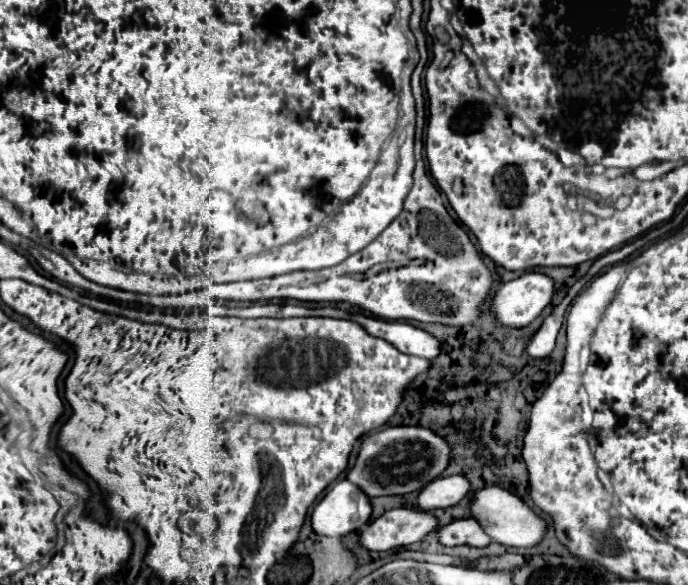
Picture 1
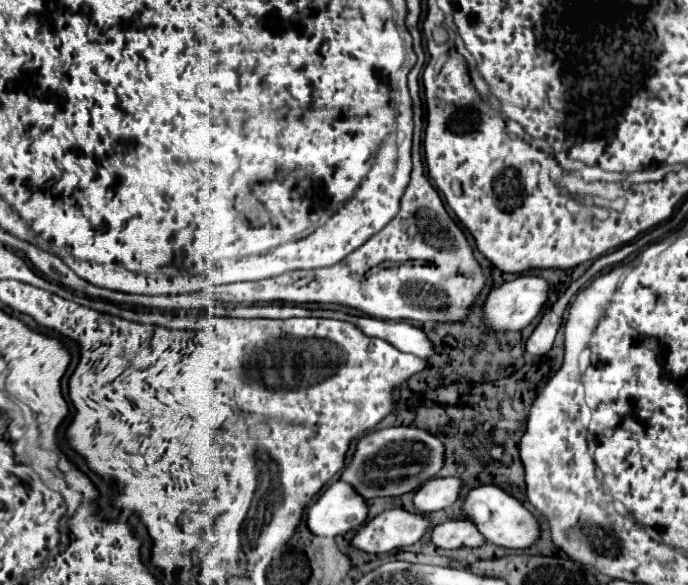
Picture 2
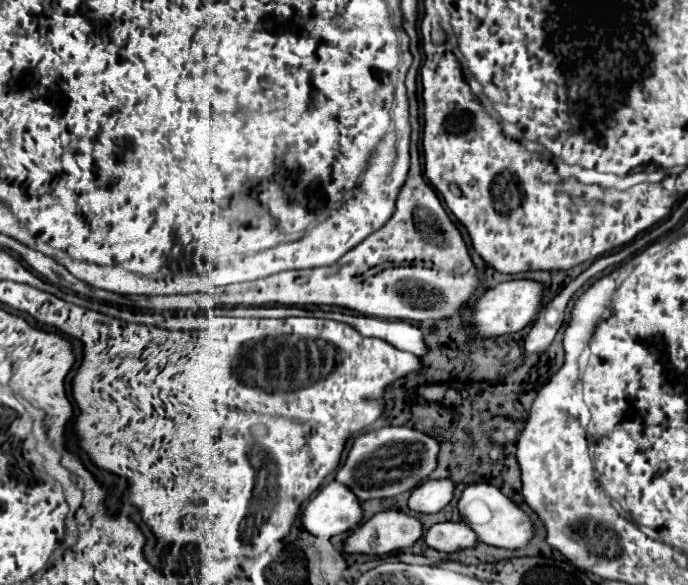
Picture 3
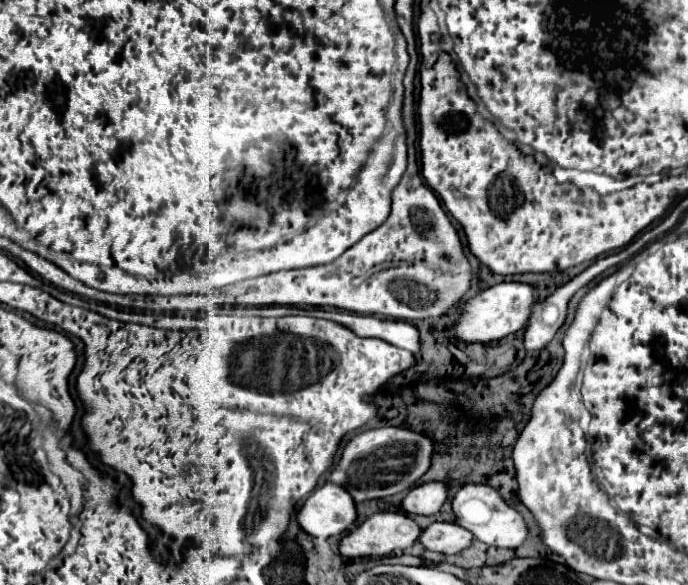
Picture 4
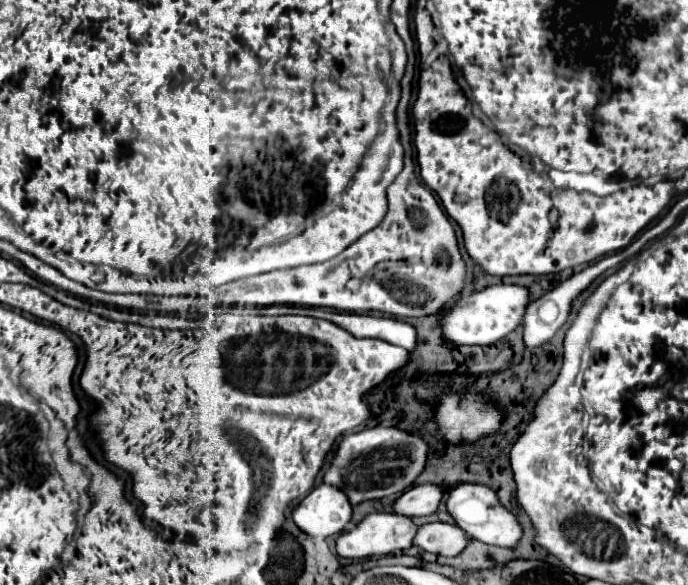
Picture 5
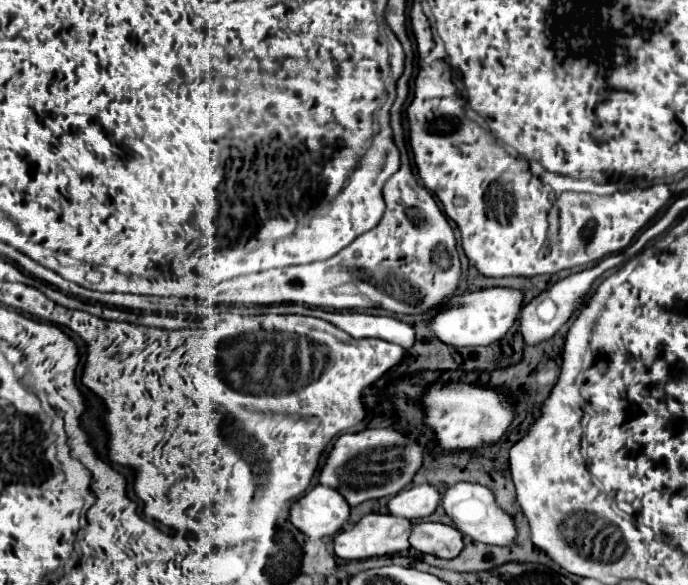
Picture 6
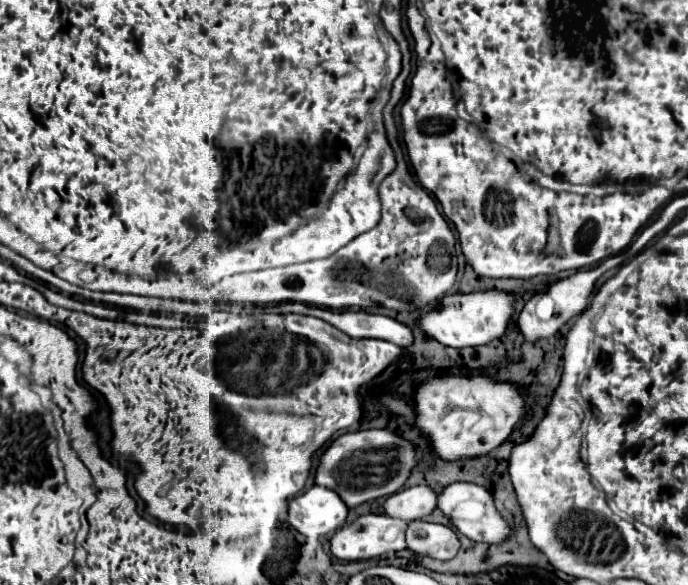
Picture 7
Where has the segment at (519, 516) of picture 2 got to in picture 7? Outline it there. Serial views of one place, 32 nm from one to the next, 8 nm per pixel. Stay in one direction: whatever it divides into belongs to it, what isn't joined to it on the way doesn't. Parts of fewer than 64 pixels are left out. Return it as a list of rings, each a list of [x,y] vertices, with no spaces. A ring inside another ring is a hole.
[[[456,482],[444,488],[444,492],[438,496],[438,508],[444,512],[444,516],[450,518],[452,526],[468,536],[474,542],[486,542],[486,544],[502,544],[512,536],[510,522],[496,510],[492,494],[478,484],[470,482]]]

